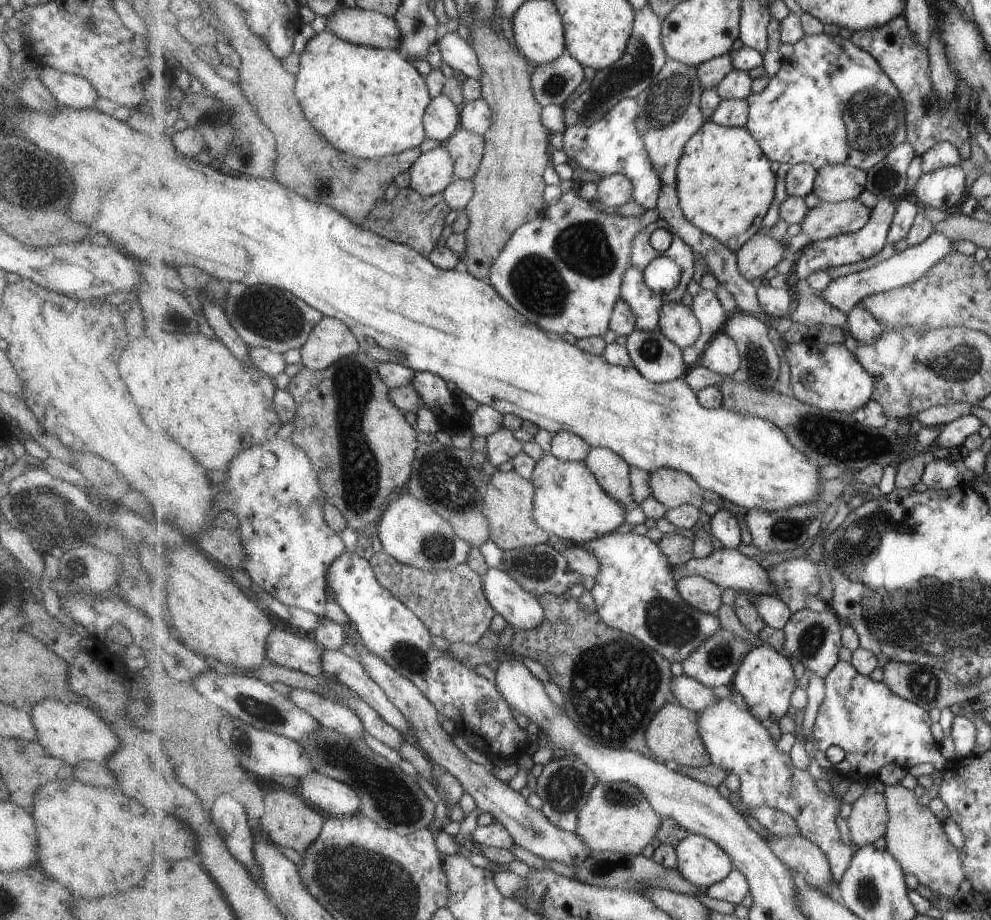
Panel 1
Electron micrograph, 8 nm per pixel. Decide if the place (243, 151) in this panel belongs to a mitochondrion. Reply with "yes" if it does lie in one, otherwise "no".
yes

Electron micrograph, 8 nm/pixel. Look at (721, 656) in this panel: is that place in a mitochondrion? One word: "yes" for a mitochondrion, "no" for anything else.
yes

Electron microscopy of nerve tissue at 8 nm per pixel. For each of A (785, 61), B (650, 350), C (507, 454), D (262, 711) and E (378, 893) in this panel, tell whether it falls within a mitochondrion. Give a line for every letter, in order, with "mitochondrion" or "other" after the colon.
A: other
B: mitochondrion
C: other
D: mitochondrion
E: mitochondrion

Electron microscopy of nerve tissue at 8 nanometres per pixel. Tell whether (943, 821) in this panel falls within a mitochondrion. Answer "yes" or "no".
no

